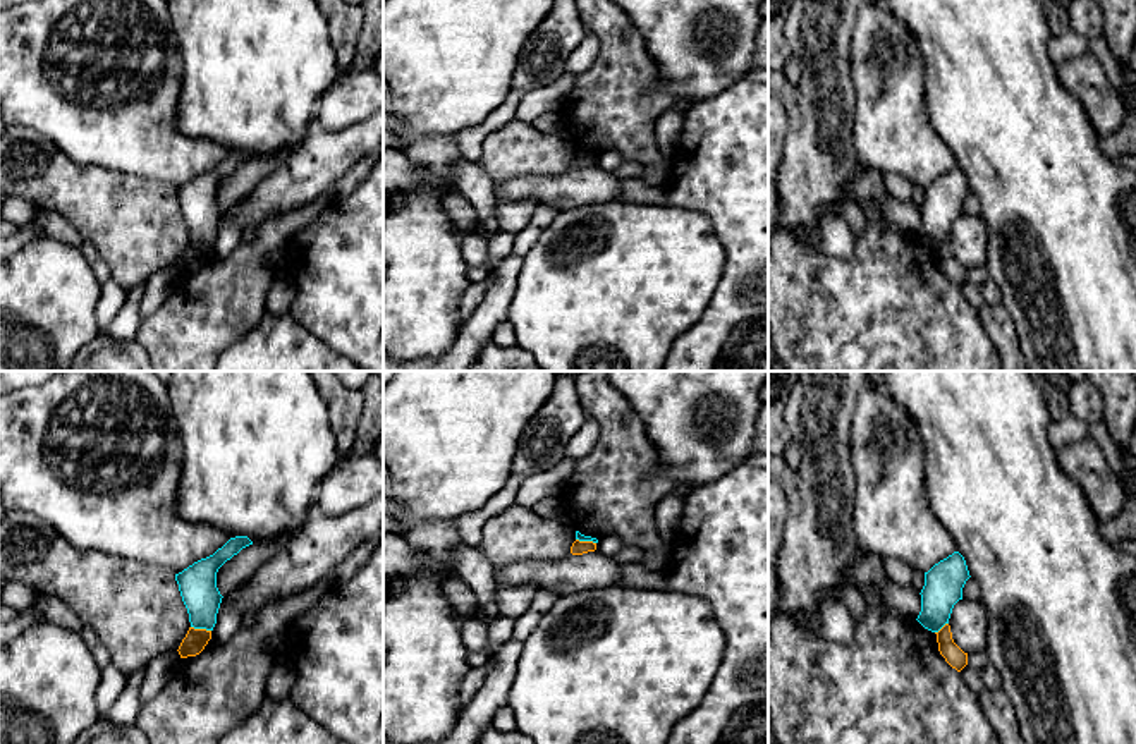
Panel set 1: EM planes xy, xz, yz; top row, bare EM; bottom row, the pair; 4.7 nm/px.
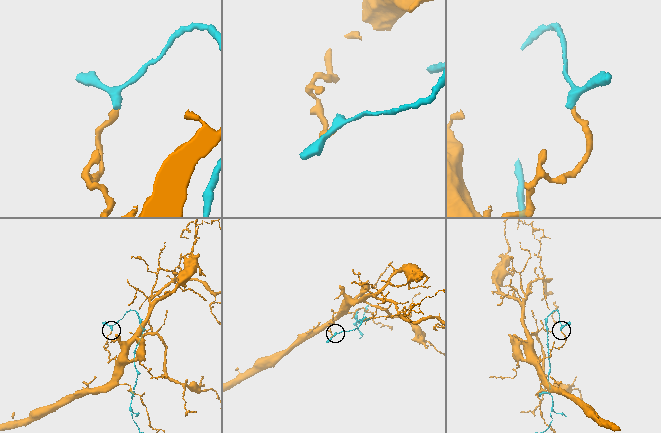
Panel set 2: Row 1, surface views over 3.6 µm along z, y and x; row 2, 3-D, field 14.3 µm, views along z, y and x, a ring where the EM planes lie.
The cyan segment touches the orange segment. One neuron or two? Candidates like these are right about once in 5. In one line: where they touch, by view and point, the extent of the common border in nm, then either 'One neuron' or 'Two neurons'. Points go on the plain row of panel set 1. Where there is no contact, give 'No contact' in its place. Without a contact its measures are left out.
Touches cyan at xy (201, 243). Shared border 100 nm. Two neurons

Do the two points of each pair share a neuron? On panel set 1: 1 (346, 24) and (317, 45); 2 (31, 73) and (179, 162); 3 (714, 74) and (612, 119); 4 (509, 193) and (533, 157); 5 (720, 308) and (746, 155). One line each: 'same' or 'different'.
1: different
2: same
3: different
4: different
5: same

